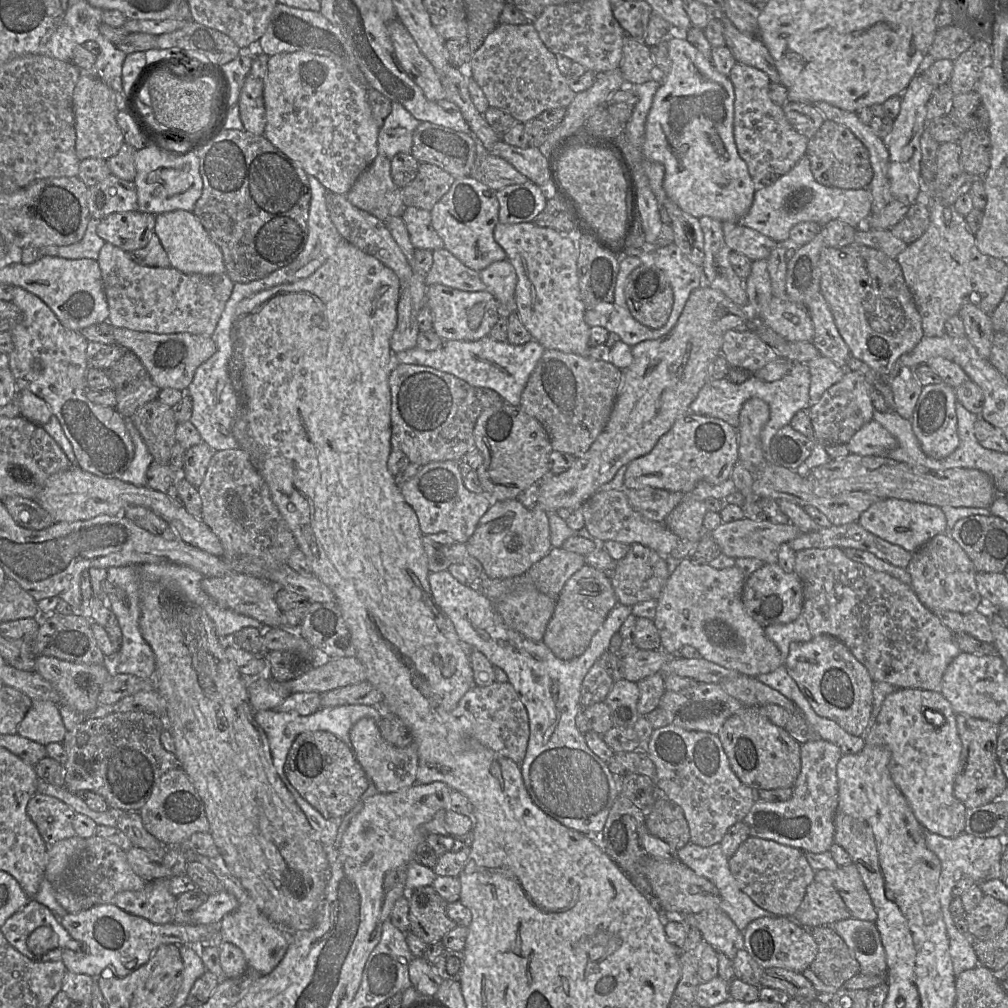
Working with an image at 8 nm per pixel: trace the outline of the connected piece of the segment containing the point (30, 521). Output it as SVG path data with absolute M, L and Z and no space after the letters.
M11 496L2 501L14 521L24 528L43 530L55 523L50 514L35 500Z

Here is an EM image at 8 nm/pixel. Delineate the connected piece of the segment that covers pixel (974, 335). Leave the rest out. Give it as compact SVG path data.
M972 296L966 297L958 312L963 322L965 335L975 347L978 354L989 359L993 338L993 328L990 316L972 304Z

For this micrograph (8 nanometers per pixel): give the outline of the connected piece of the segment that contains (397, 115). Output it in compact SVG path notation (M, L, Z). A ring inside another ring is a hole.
M391 103L392 111L378 132L378 154L389 159L398 153L411 154L413 132L421 123L400 103Z

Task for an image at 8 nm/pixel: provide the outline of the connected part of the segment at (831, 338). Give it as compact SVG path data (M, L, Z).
M817 293L806 305L814 326L813 345L821 356L830 358L841 368L847 366L851 357L850 351L842 339L834 317L821 293Z

